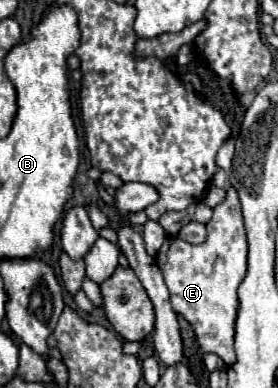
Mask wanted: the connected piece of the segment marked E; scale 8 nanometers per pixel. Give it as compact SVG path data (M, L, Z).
M227 187L227 197L213 209L213 217L207 223L205 243L191 245L181 237L167 237L155 261L171 293L173 311L183 315L193 327L199 347L207 353L219 355L231 365L235 359L233 333L239 303L237 287L247 273L247 237L237 191Z

